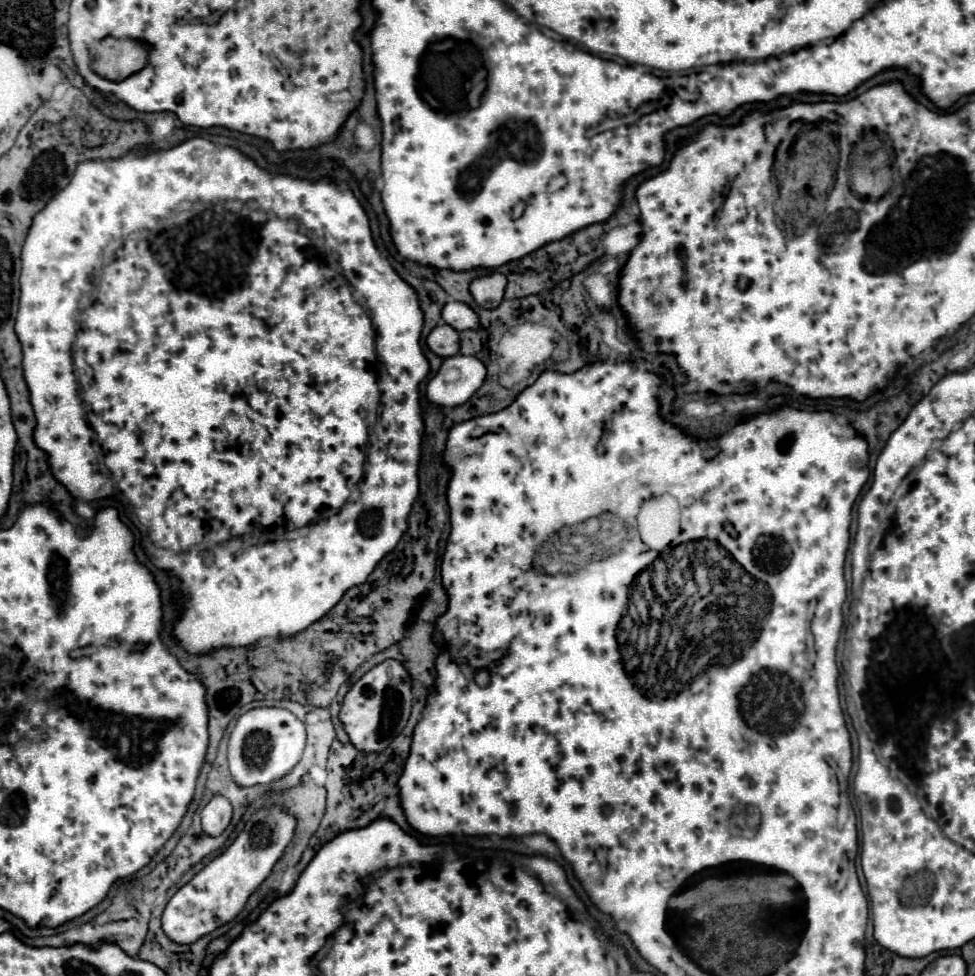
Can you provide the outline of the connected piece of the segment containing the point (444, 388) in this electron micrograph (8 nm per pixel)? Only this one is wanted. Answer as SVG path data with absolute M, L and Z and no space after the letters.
M447 357L437 375L427 383L429 401L445 407L465 403L483 383L485 365L477 357Z

